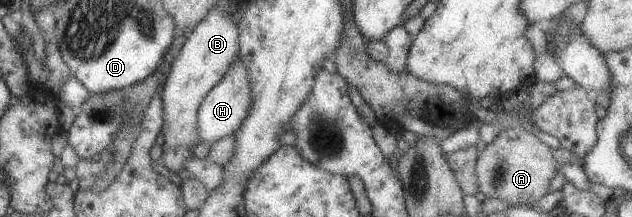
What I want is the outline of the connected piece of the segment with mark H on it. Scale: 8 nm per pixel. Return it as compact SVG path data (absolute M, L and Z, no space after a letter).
M237 57L223 79L220 79L219 83L207 94L207 97L201 101L201 107L197 111L197 131L199 131L199 141L197 143L199 145L211 145L215 141L235 133L241 127L243 119L247 117L249 109L251 109L251 83L249 83L247 67Z

